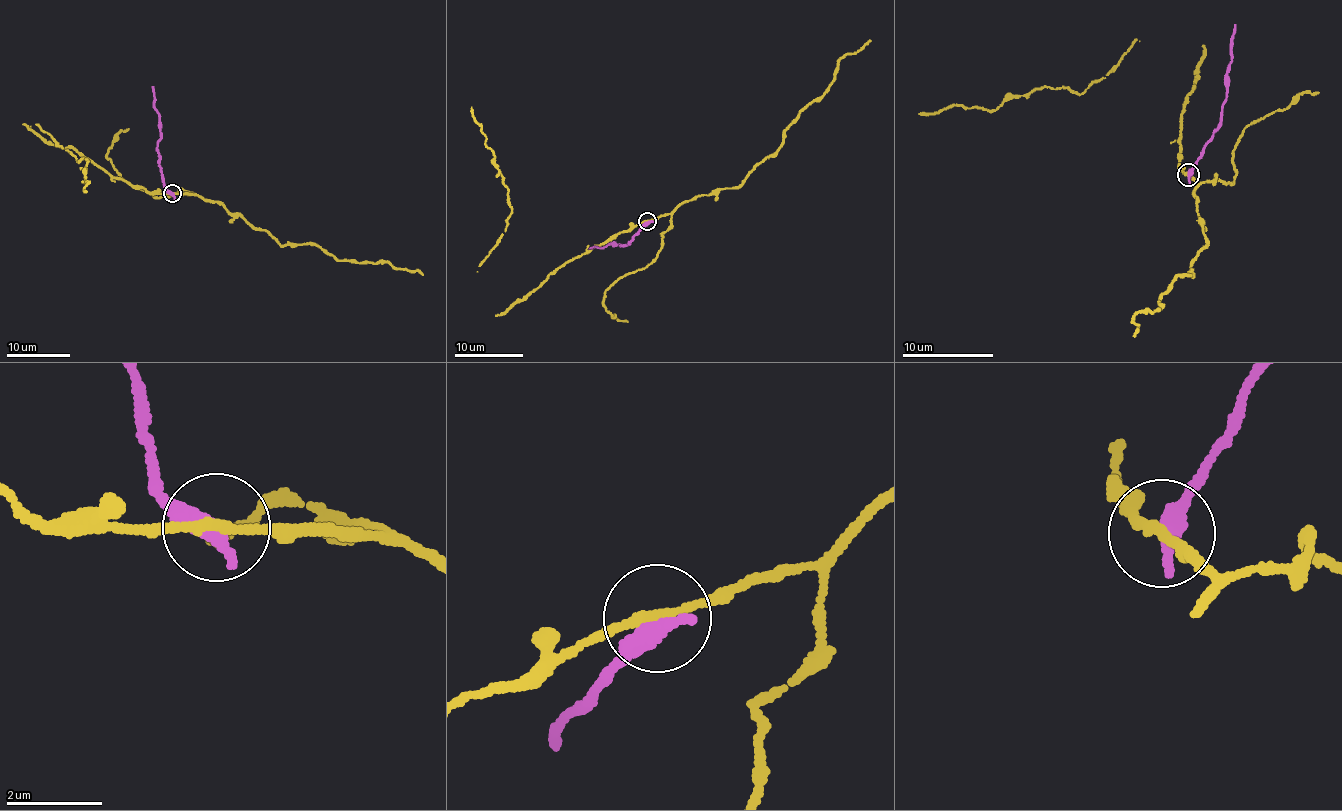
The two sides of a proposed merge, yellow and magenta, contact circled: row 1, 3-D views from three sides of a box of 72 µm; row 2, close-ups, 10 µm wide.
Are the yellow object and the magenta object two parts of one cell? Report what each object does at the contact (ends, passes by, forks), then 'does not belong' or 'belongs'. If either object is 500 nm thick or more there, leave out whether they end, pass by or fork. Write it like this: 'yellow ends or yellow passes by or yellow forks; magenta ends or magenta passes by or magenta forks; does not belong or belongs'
yellow passes by; magenta ends; does not belong

